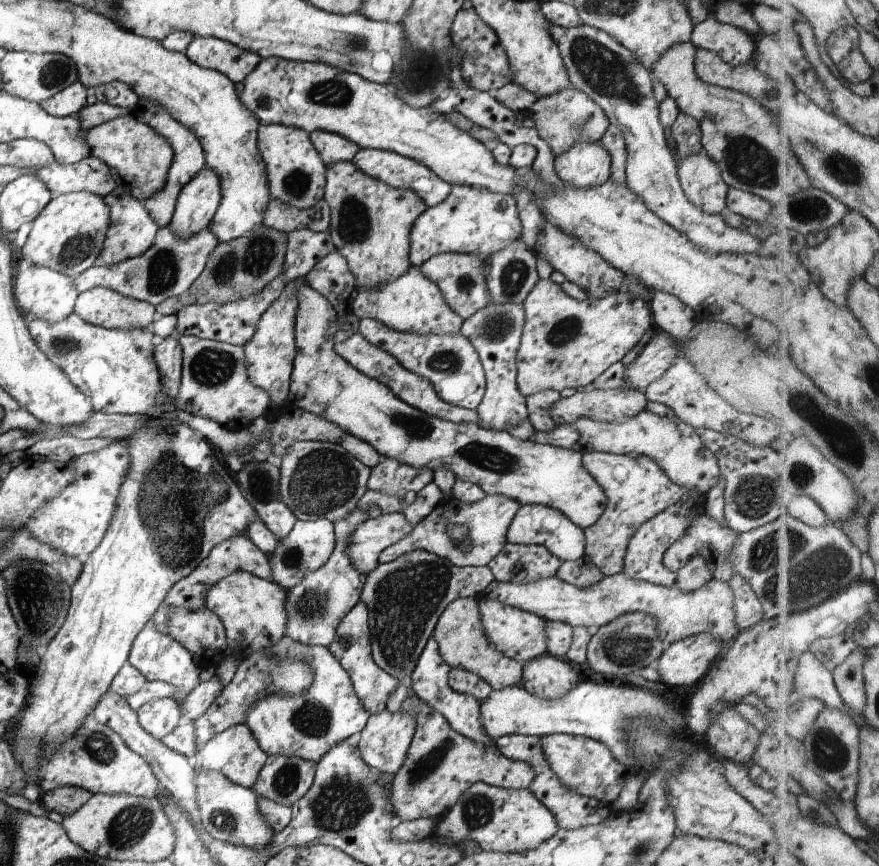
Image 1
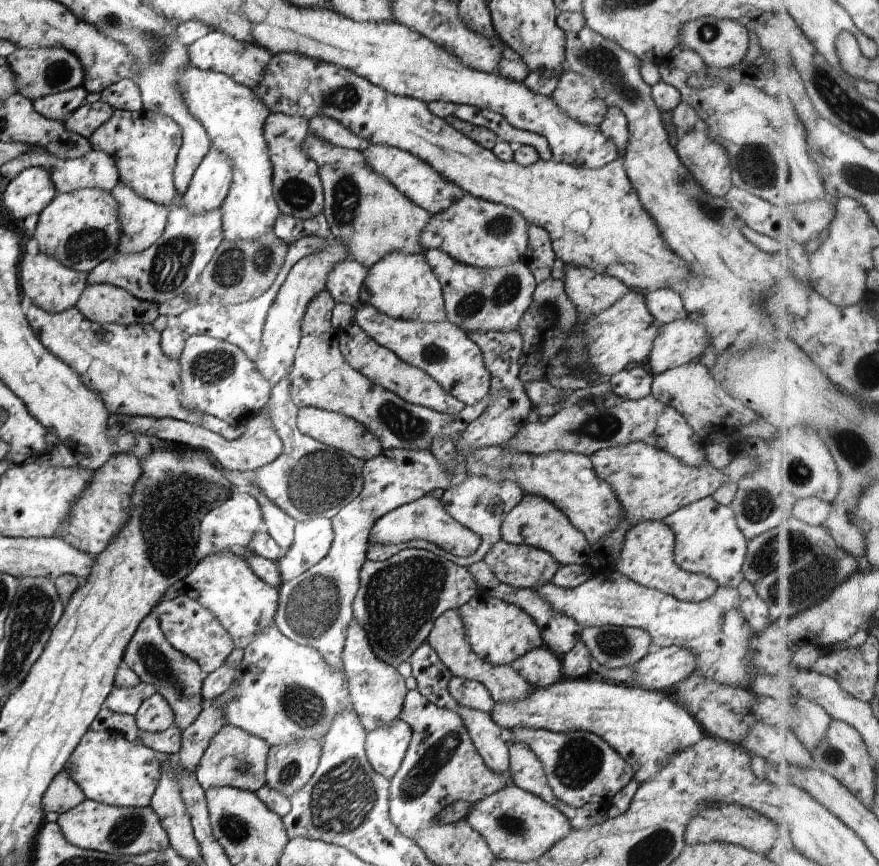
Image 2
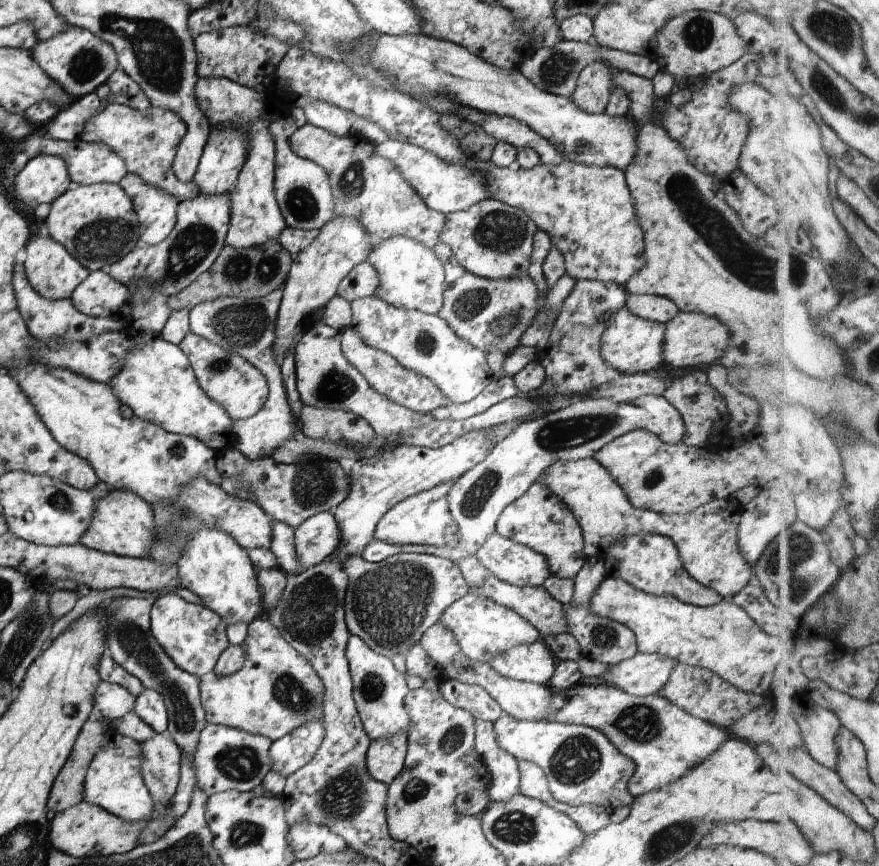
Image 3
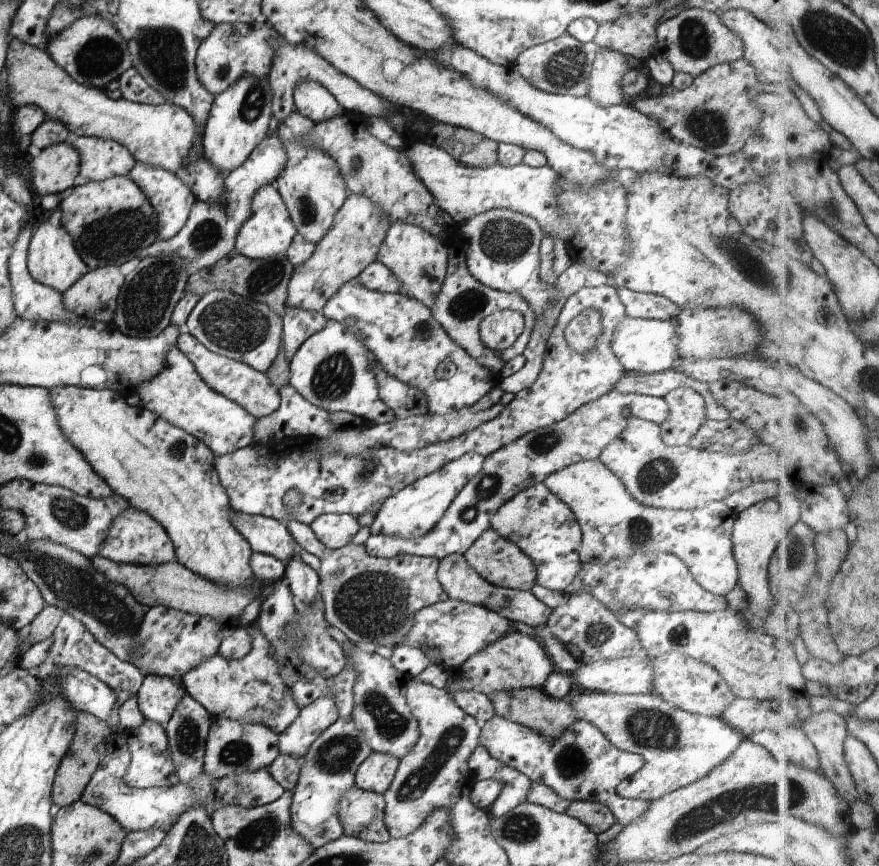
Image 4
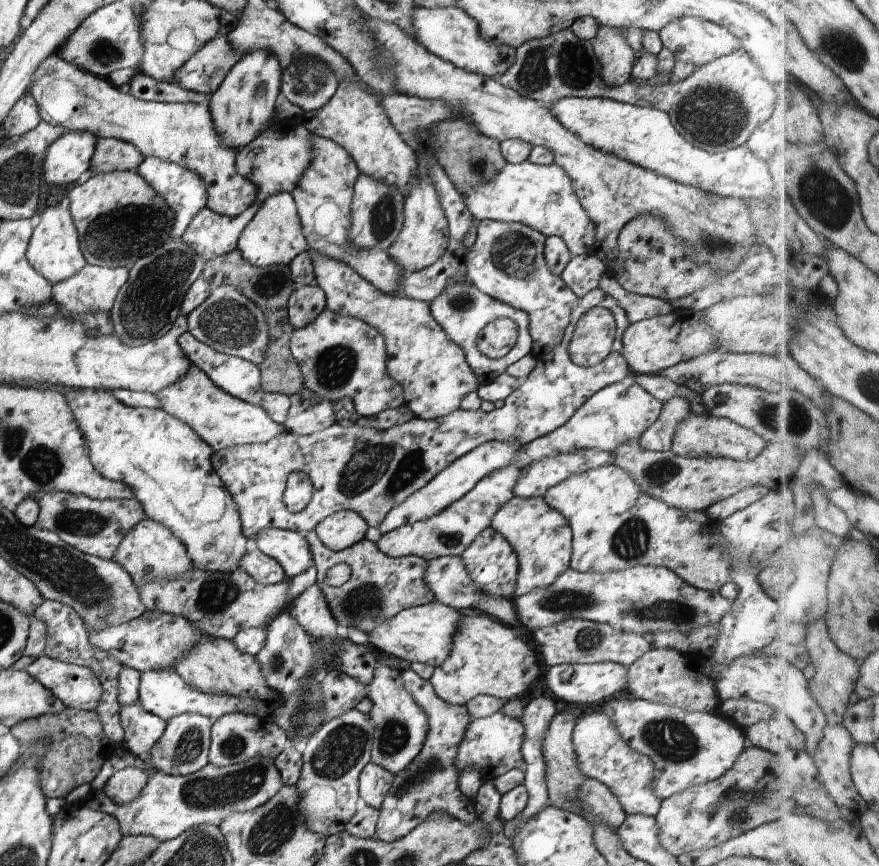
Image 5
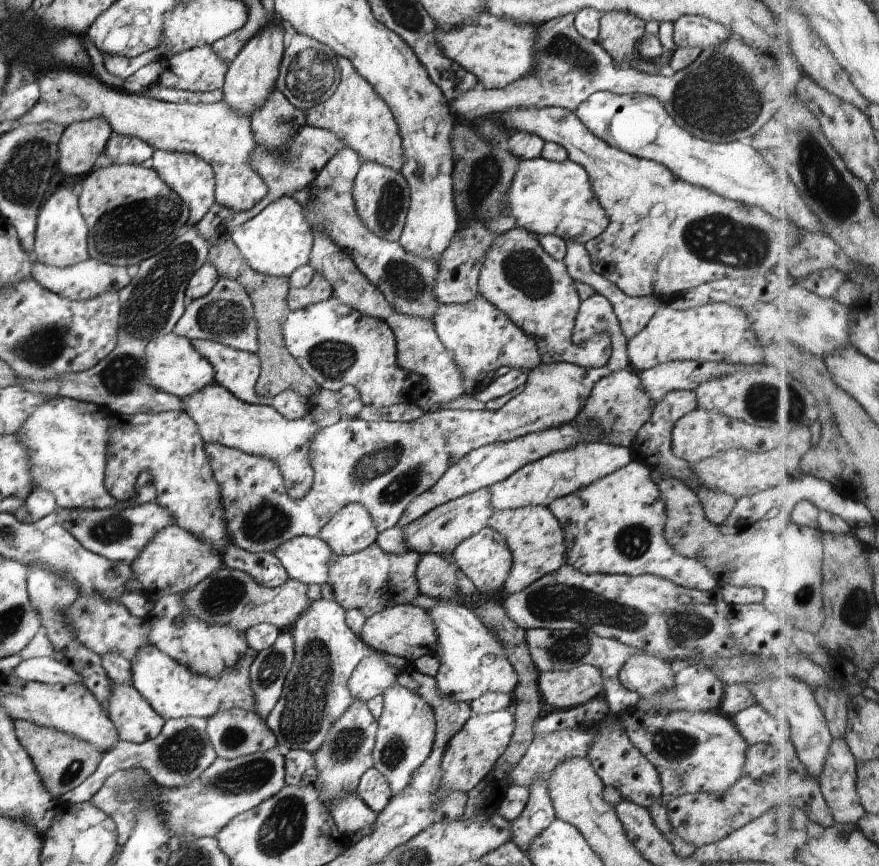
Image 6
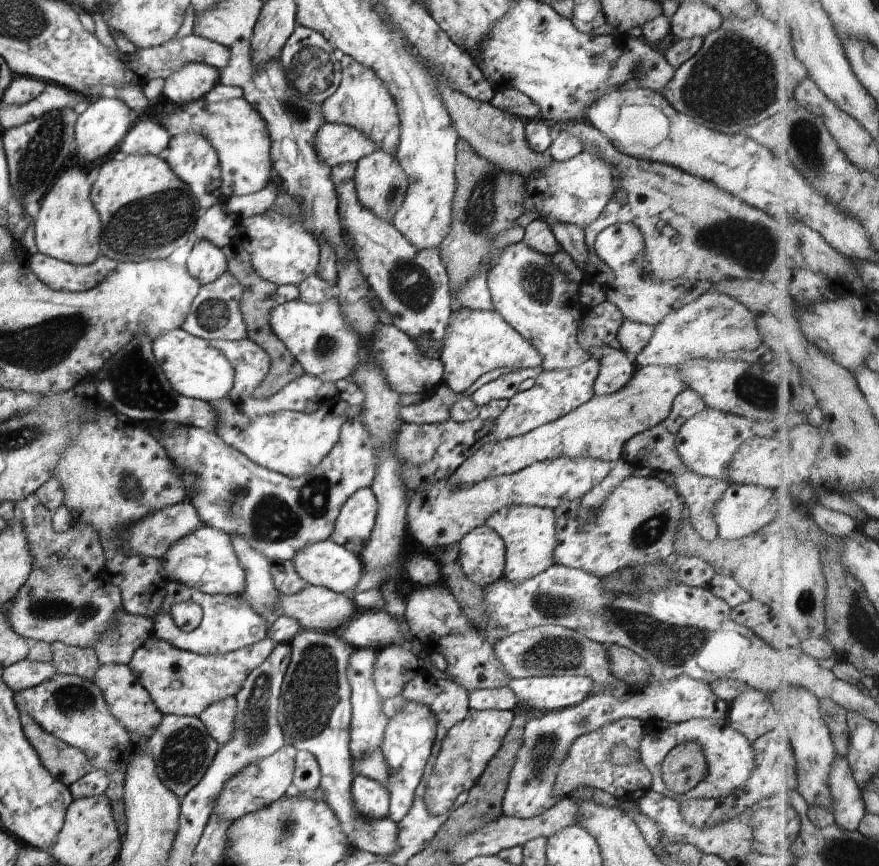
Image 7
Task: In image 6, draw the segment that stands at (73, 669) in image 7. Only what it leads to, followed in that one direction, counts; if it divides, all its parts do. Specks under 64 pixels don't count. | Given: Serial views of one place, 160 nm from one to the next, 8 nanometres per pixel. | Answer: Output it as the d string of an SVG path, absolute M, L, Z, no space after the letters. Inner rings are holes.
M38 565L28 567L27 572L27 591L31 598L31 605L37 610L43 628L52 643L52 657L61 663L72 665L81 674L83 684L88 687L88 690L96 697L96 700L99 700L101 706L104 707L106 716L108 714L106 706L112 694L113 684L103 667L102 657L85 647L65 621L65 611L79 597L77 585L69 583L61 575L56 575L52 571Z

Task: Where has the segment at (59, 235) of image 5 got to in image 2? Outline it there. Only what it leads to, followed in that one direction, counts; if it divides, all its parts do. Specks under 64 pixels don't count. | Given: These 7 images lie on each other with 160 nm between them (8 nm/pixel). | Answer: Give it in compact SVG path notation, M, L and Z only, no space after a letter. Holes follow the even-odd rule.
M34 254L34 256L26 255L19 268L19 286L21 287L22 297L26 302L34 303L39 309L49 313L61 313L75 306L86 288L88 273L71 269L58 262L54 257L49 257L45 254Z

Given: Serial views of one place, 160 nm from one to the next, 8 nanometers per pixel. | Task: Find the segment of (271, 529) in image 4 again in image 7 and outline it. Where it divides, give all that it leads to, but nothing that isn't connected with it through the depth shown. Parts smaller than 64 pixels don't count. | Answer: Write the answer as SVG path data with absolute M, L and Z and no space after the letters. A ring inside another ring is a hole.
M330 539L309 544L291 560L298 576L308 585L327 588L336 593L352 590L362 576L363 563L359 556L350 552L346 547L333 543Z

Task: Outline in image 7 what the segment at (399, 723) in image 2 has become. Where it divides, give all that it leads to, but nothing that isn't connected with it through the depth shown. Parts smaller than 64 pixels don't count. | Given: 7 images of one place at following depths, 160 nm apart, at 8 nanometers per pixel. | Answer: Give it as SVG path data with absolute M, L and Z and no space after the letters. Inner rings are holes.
M356 775L351 784L355 809L367 819L384 818L389 811L389 790L377 780Z

